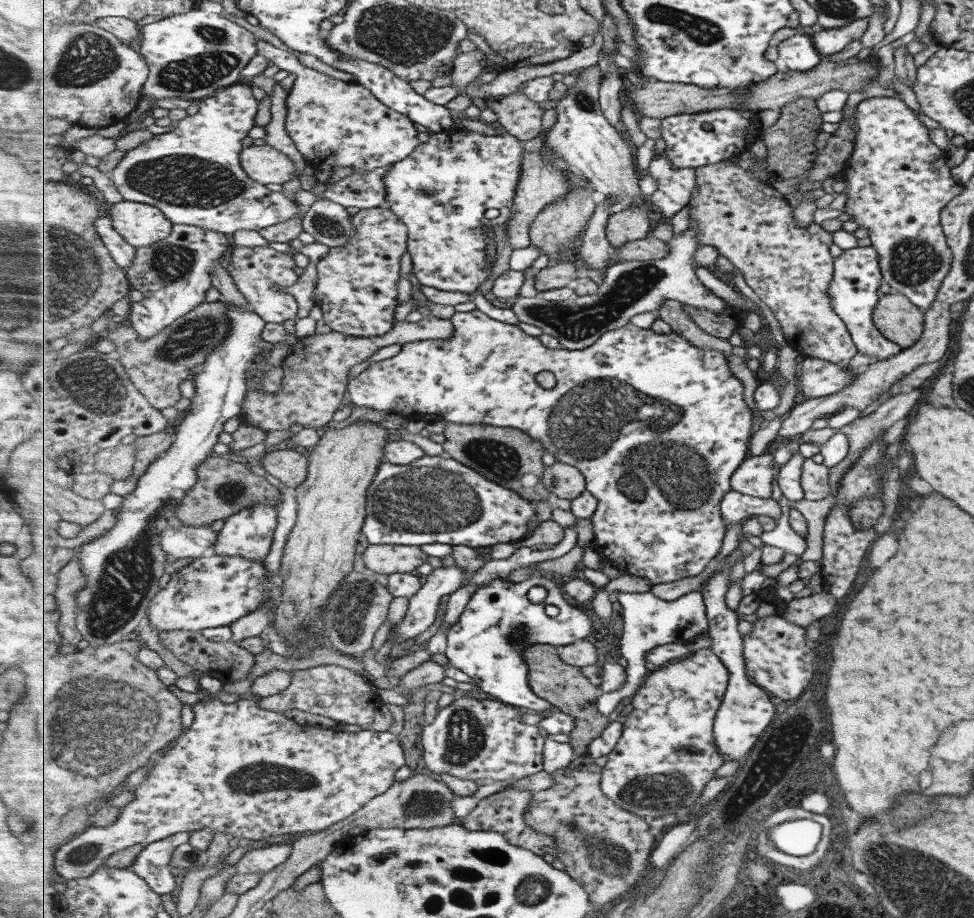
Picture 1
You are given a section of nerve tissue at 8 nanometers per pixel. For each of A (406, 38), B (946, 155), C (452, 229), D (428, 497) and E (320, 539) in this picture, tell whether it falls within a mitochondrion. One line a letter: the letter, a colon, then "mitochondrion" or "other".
A: mitochondrion
B: other
C: other
D: mitochondrion
E: other

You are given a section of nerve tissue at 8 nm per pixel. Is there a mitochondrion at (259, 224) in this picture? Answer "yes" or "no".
no

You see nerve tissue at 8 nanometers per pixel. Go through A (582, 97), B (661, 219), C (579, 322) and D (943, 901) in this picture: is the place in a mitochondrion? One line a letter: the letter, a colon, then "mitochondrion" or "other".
A: mitochondrion
B: other
C: mitochondrion
D: mitochondrion

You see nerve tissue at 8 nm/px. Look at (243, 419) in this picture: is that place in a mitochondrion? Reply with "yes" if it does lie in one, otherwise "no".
no

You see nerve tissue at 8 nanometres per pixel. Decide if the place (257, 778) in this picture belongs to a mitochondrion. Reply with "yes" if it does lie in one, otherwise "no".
yes

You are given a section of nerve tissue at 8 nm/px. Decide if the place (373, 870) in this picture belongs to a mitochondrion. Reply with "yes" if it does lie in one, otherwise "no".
no

